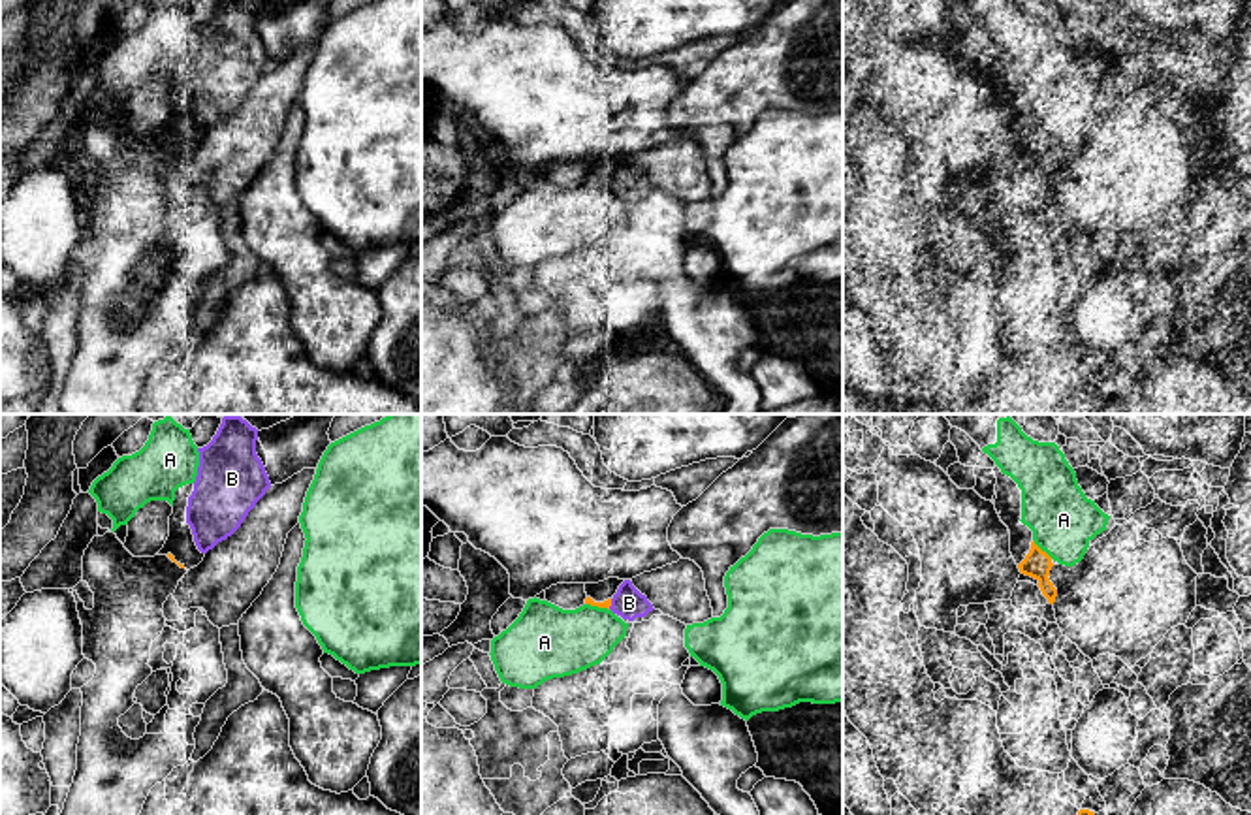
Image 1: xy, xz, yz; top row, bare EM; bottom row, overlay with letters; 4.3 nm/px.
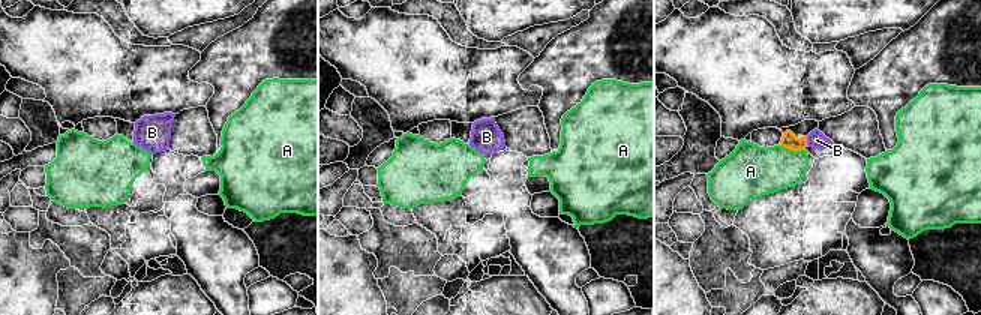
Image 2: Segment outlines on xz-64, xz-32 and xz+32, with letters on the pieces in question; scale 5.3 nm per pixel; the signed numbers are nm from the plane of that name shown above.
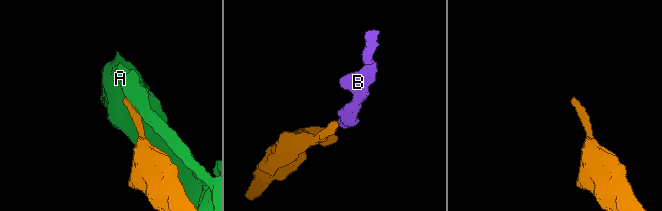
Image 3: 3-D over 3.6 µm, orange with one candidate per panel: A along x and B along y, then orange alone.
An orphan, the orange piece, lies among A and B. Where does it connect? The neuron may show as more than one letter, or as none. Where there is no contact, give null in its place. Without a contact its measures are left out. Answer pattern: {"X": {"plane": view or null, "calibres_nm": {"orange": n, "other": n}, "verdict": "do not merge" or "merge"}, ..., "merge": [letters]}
{"A": {"plane": "yz", "calibres_nm": {"orange": 120, "other": 280}, "verdict": "do not merge"}, "B": {"plane": "xz", "calibres_nm": {"orange": 30, "other": 140}, "verdict": "merge"}, "merge": ["B"]}

